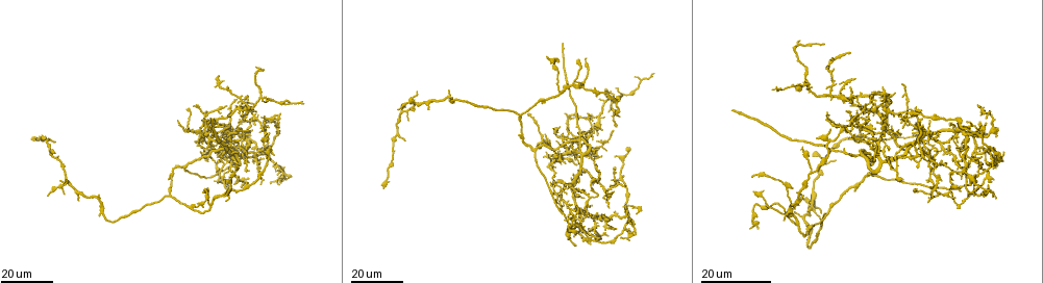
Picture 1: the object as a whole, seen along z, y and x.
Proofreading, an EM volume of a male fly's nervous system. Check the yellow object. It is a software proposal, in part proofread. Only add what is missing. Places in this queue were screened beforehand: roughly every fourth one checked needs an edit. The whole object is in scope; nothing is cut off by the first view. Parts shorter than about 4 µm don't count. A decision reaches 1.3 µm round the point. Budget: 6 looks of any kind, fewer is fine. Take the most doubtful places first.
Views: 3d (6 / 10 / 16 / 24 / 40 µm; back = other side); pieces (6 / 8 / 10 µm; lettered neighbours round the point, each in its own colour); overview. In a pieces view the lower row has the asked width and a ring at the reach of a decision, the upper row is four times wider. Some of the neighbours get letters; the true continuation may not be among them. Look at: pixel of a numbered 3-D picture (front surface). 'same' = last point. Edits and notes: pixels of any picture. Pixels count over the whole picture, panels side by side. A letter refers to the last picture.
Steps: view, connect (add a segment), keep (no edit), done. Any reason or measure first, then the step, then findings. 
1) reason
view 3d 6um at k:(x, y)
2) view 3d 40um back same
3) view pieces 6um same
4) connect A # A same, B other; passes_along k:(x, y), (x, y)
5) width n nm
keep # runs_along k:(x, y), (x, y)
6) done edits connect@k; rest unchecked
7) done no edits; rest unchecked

view 3d 16um at 1:(211, 119)

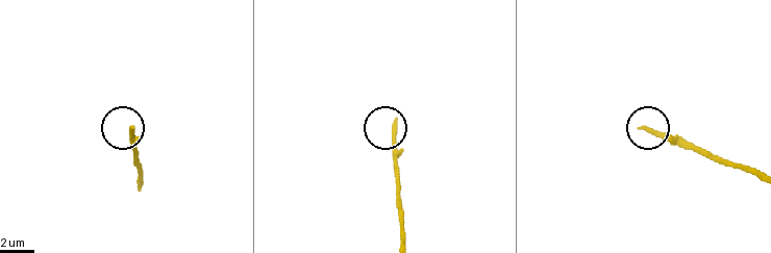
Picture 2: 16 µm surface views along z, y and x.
what lies round it
view pieces 6um at 2:(640, 129)

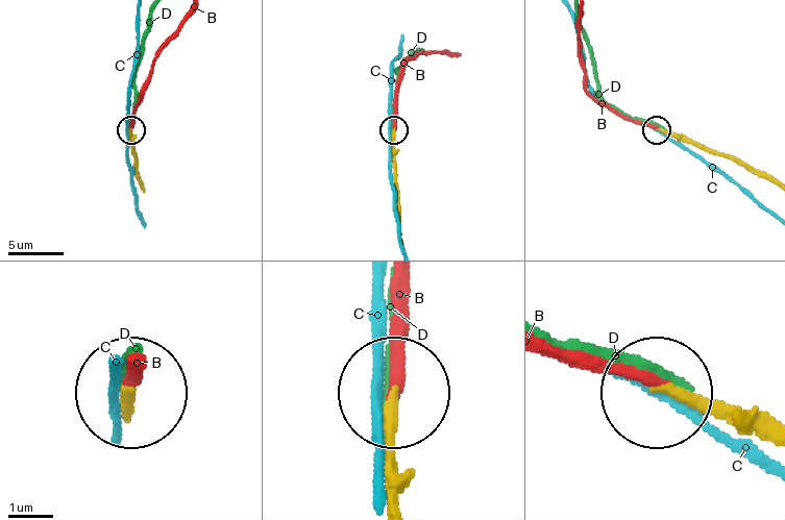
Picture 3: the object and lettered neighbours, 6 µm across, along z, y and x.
connect B # B same, C other, D other; passes_along 3:(131, 414), (131, 369); it goes on there

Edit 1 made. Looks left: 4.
thin end
view 3d 16um at 1:(450, 100)

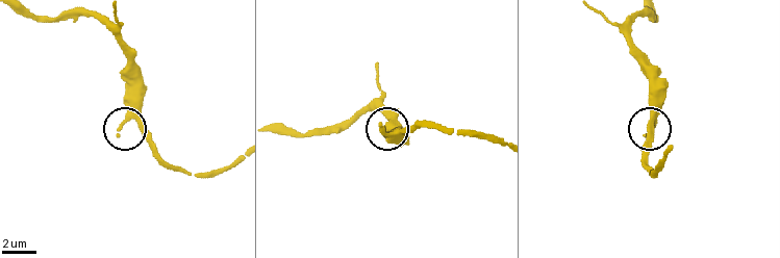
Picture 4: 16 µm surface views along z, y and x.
view pieces 8um at 4:(119, 134)

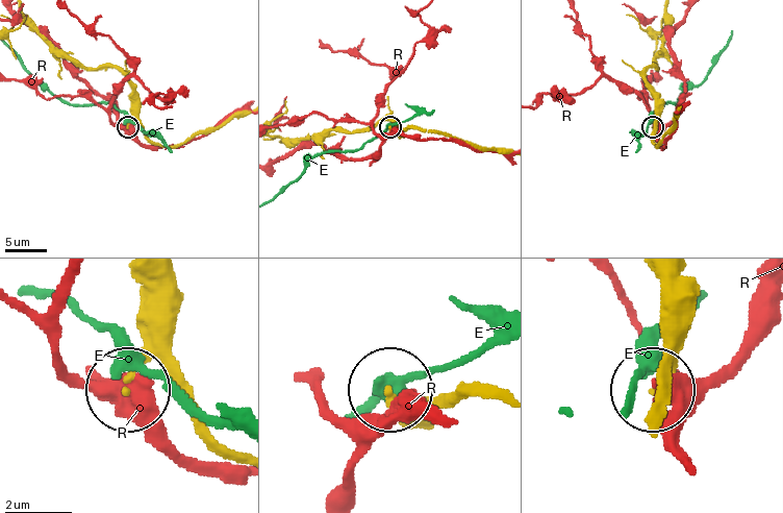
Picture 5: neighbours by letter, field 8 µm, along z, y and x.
width 170 nm
keep # E other, R other; runs_along 5:(504, 150), (488, 150), (445, 133), (389, 127); no lettered segment goes on from it

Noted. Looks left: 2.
view 3d 16um at 1:(856, 79)

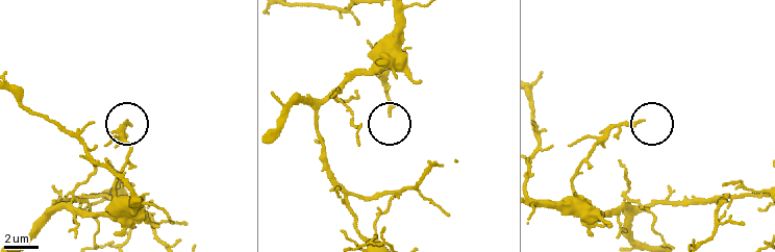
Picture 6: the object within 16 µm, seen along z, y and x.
view pieces 6um at 6:(391, 112)

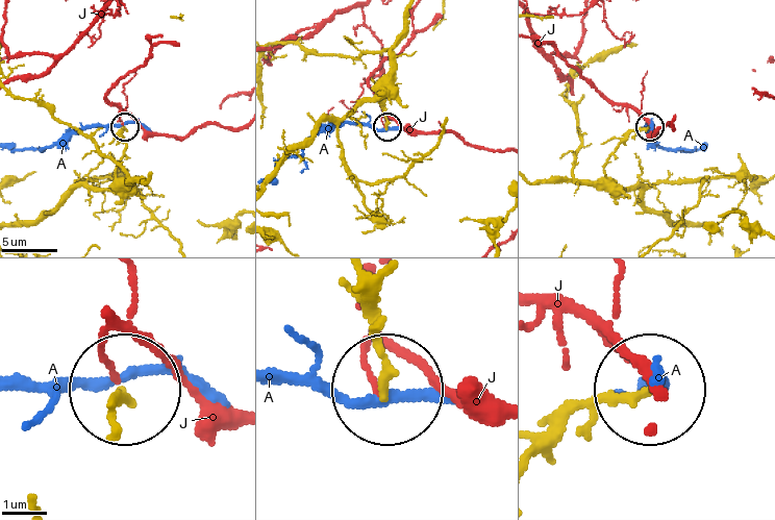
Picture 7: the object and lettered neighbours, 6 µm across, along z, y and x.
keep # A other, J other; runs_along 7:(546, 437), (579, 407), (643, 392); none of them fits

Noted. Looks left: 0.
done edits connect@3; rest unchecked

